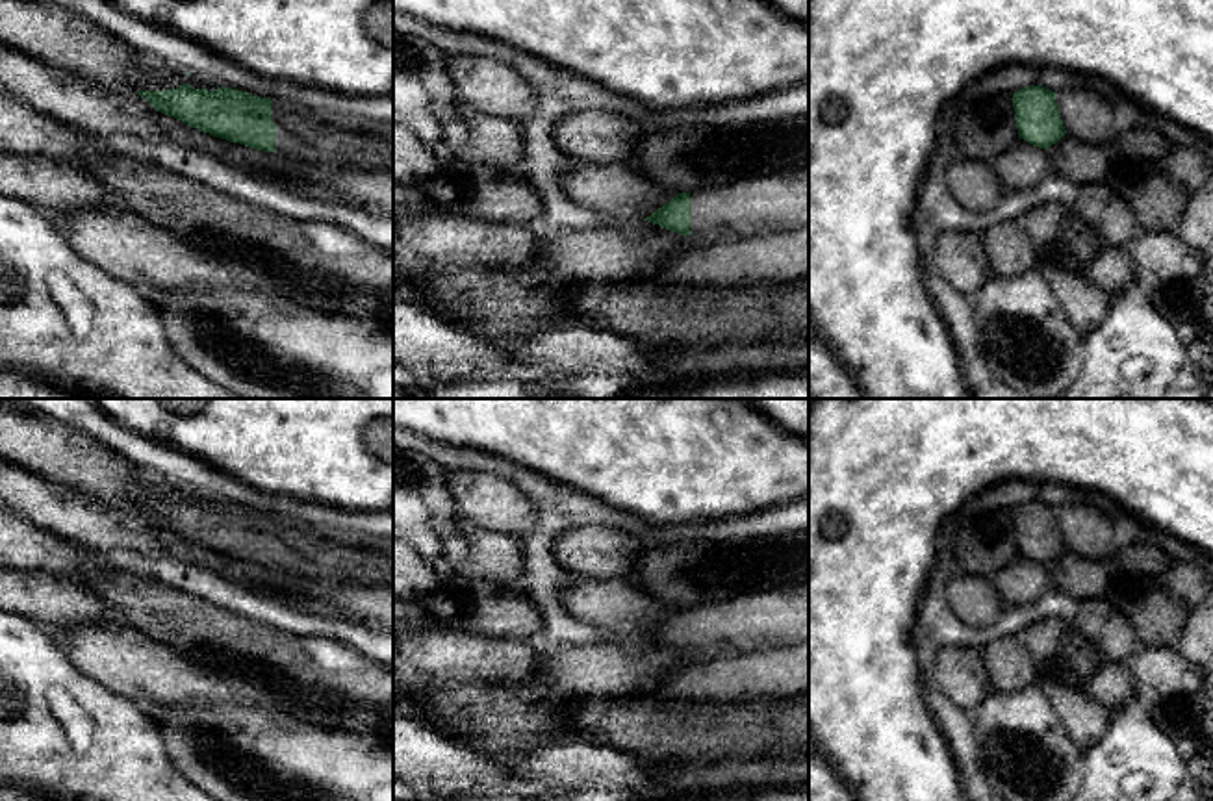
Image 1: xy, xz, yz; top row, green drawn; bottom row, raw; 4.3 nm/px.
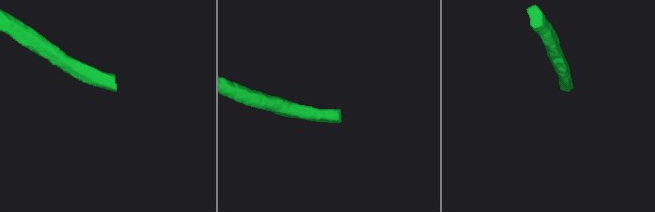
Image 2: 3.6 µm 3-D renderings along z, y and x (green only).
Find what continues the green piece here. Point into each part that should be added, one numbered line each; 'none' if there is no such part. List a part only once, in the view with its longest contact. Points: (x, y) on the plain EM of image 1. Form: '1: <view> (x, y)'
1: xy (301, 551)

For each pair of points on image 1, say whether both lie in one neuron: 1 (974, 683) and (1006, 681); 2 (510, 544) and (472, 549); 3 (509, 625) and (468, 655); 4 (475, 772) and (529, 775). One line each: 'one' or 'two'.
1: two
2: one
3: two
4: two

